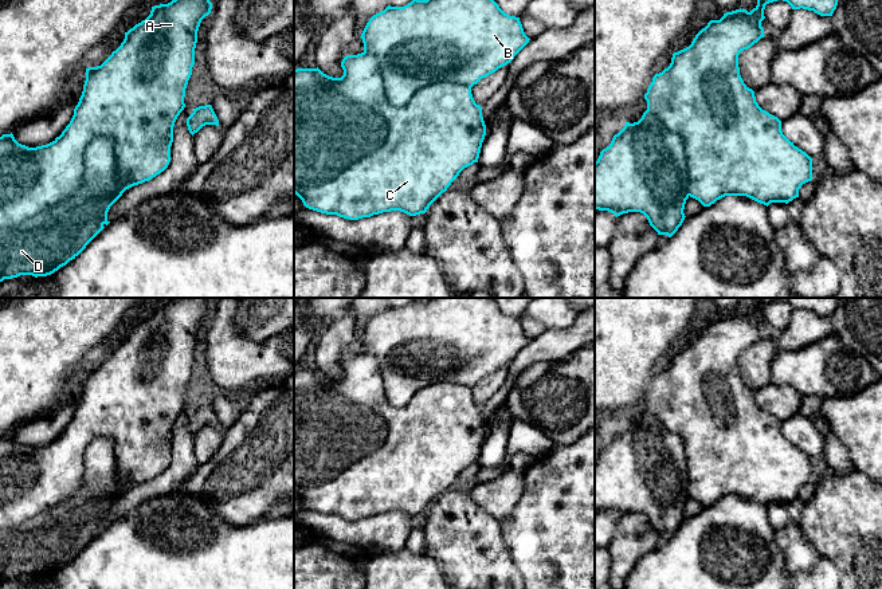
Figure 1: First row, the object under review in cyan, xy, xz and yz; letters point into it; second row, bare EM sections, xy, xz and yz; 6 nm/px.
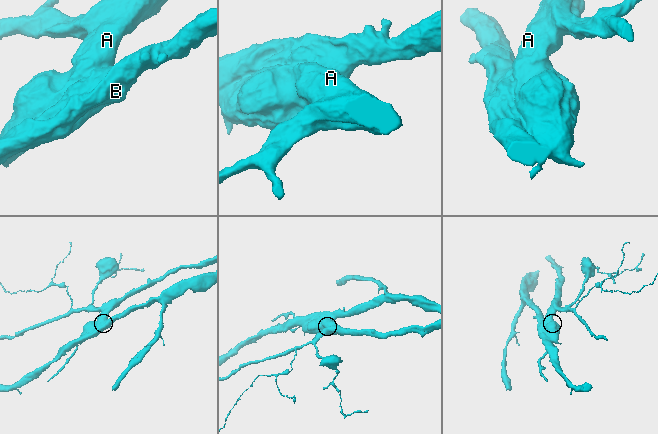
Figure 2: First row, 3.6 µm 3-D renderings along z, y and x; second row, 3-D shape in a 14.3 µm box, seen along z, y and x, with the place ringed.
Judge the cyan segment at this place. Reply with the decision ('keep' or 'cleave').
cleave

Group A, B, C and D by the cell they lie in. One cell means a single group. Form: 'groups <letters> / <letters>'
groups A C / B D

